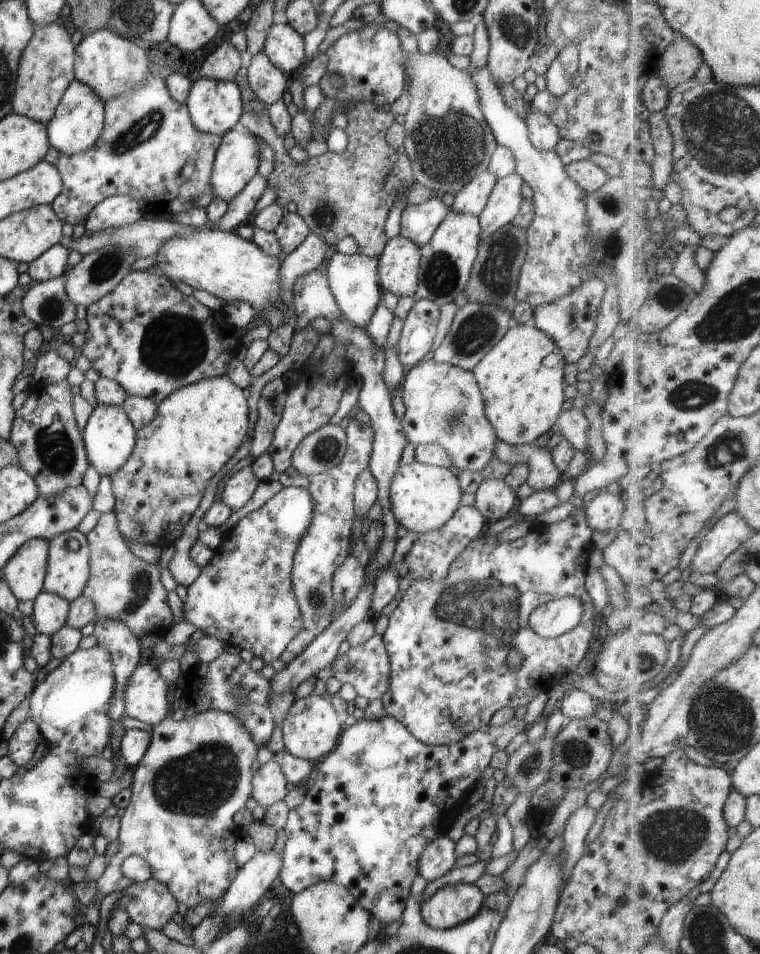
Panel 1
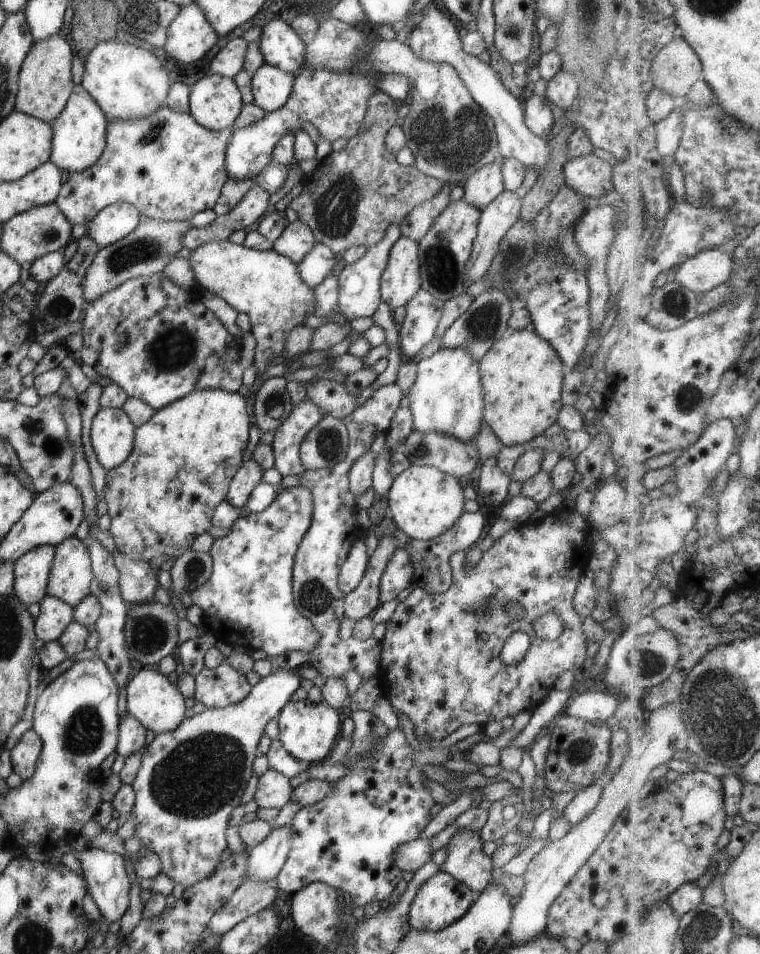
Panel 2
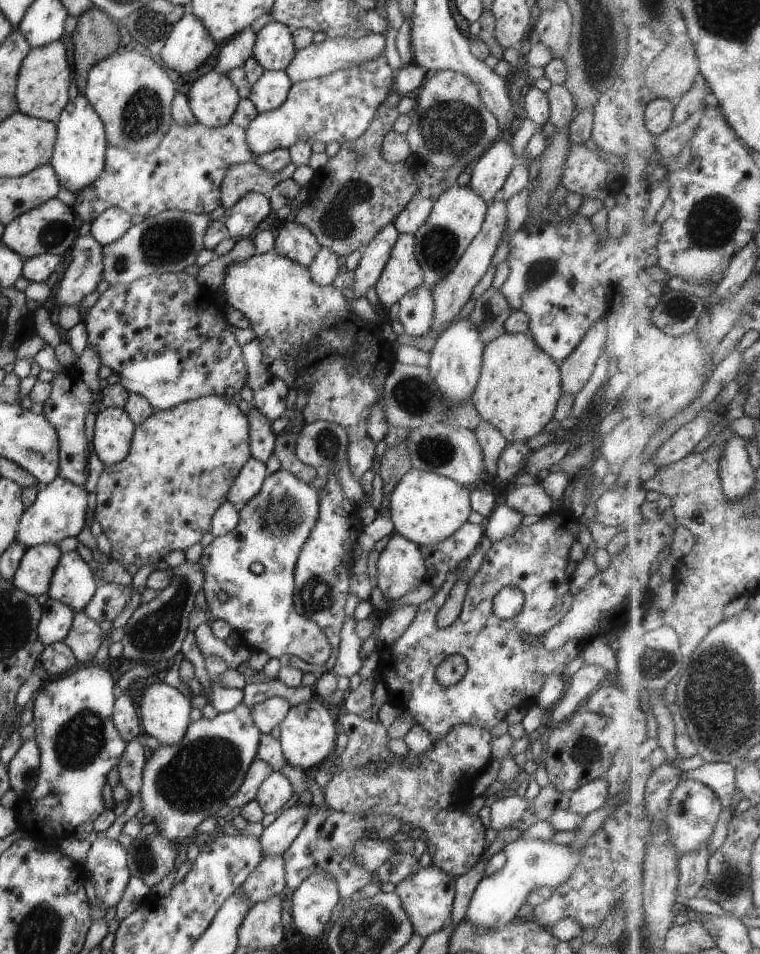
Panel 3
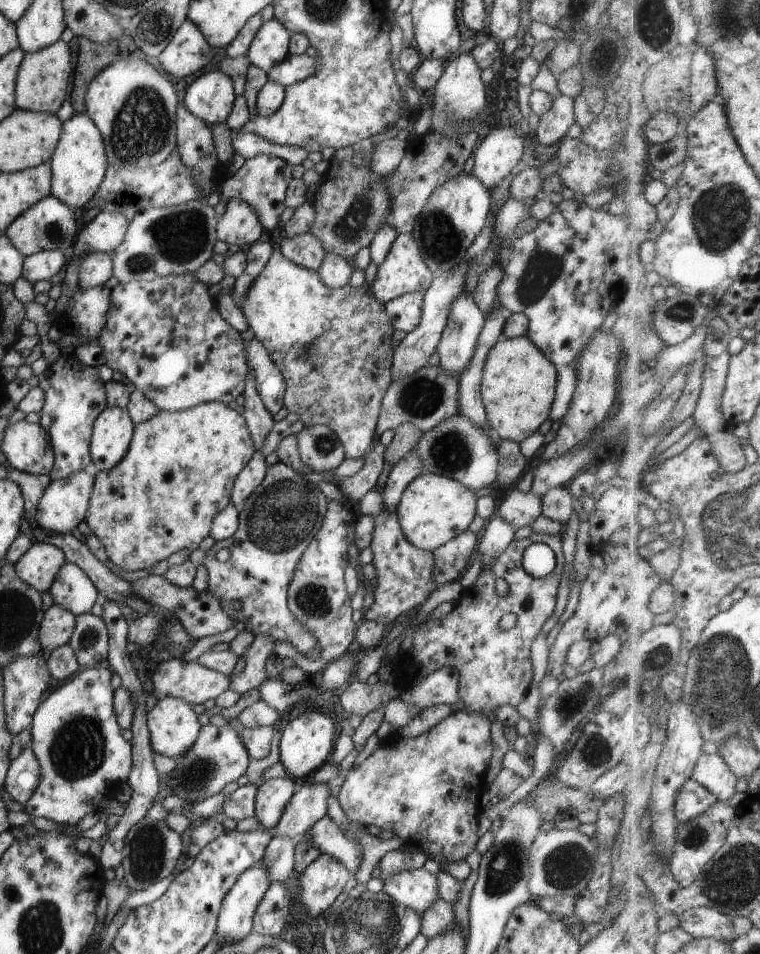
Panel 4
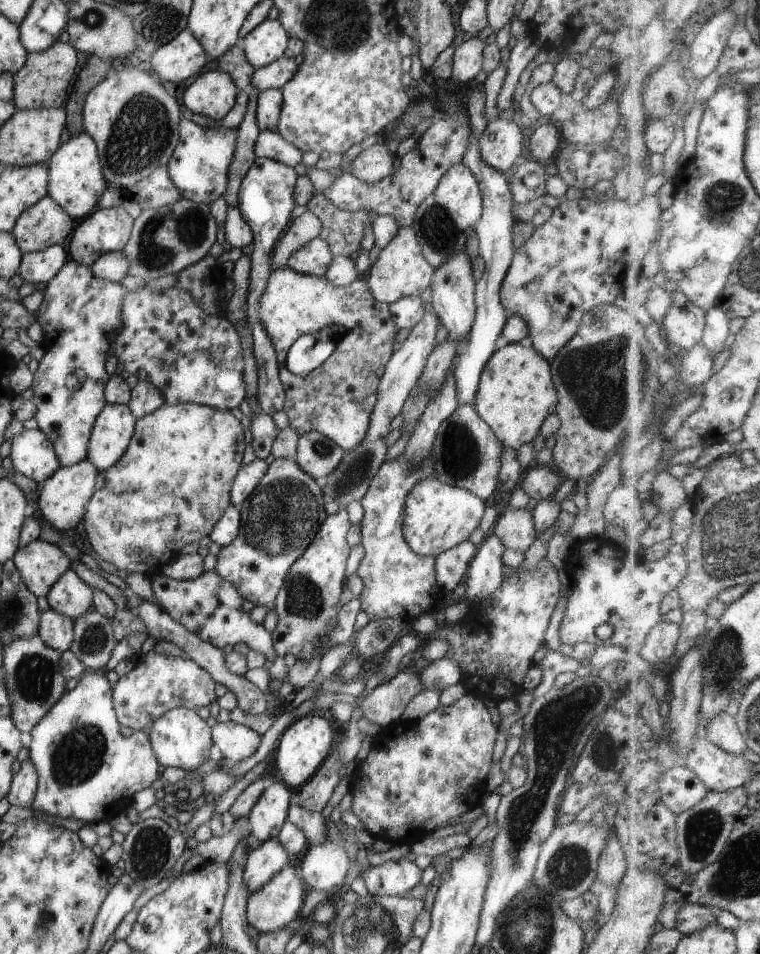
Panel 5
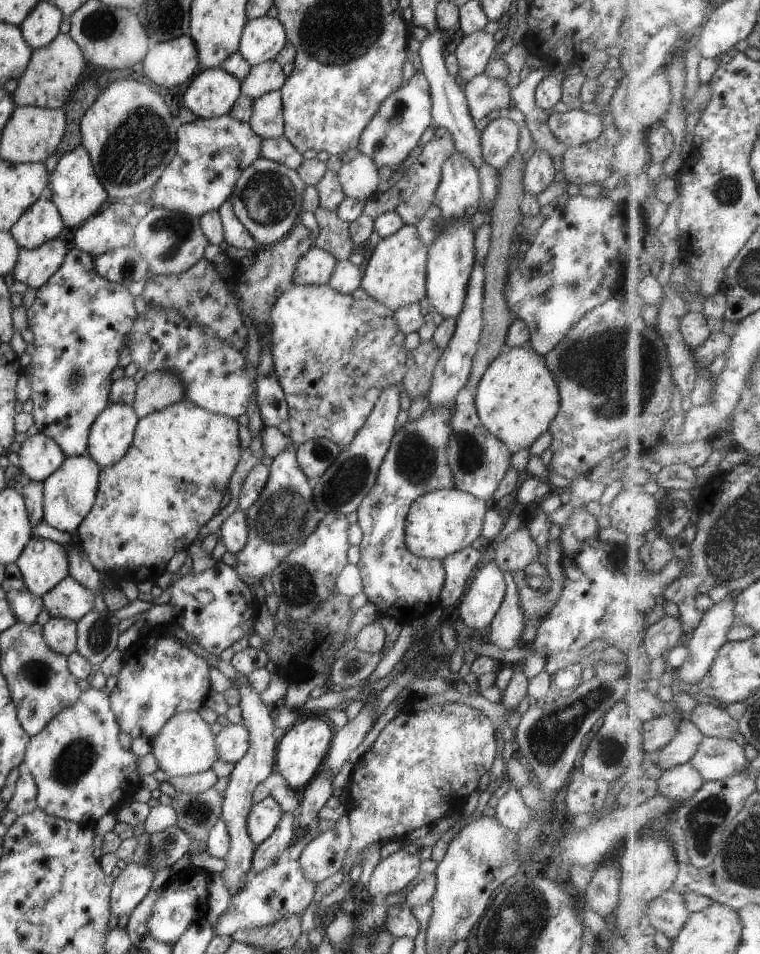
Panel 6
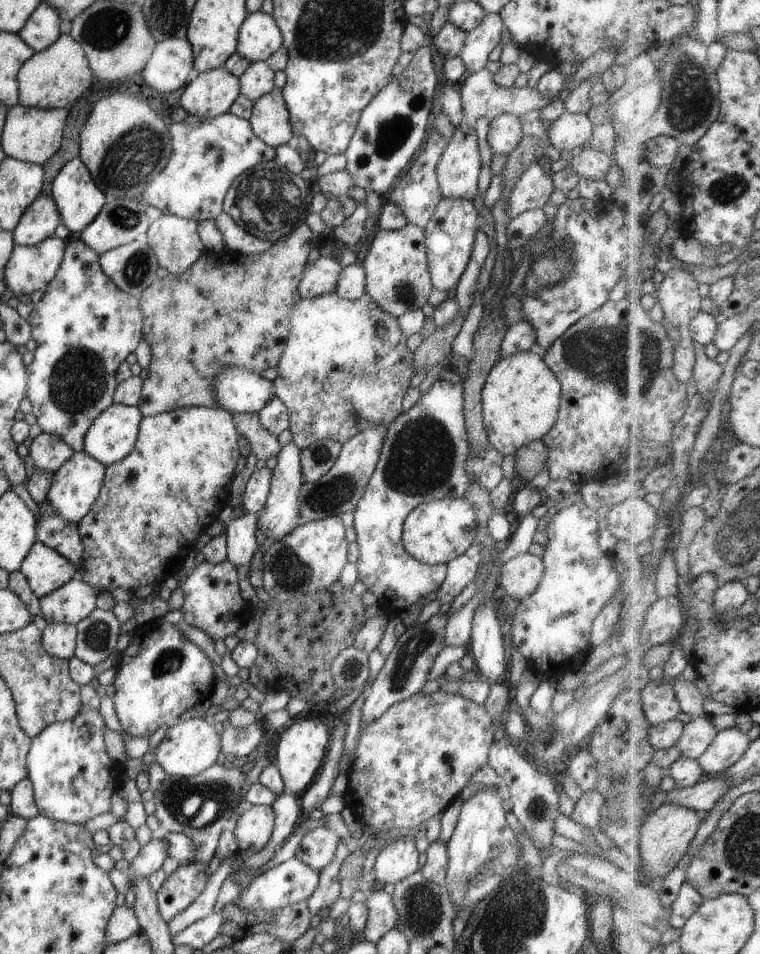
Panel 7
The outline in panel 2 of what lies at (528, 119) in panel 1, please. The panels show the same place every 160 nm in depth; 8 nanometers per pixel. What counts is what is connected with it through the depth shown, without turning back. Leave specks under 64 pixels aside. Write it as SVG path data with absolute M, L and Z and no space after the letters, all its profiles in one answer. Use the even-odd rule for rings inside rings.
M528 95L523 106L523 122L533 134L544 139L551 138L547 133L555 118L554 108L543 96Z

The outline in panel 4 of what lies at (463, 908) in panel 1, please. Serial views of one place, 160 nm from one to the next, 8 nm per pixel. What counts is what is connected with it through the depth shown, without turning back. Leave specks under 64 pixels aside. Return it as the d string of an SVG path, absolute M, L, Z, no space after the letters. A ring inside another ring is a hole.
M423 868L395 872L382 882L382 893L419 916L427 912L435 900L439 900L437 876L429 874Z

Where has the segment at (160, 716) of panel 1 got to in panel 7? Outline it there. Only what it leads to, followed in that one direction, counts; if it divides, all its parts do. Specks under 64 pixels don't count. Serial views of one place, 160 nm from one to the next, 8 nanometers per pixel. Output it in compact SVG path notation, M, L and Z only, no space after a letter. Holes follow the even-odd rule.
M209 719L177 720L167 727L163 739L155 749L154 760L165 772L165 776L191 778L215 763L220 752L220 736Z

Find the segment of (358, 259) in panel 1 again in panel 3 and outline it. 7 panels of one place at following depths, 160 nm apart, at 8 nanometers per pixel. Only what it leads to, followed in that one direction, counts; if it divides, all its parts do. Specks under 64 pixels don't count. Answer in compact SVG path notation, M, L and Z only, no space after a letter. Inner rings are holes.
M390 223L371 238L371 242L362 249L361 259L355 268L347 294L357 299L365 296L367 290L375 285L389 259L397 236L397 230Z

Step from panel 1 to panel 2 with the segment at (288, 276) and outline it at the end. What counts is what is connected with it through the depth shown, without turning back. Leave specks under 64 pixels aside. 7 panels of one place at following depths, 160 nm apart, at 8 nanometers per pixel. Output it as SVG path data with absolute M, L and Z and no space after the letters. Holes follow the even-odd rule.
M315 243L297 264L296 269L301 280L310 287L317 286L333 269L334 253L324 244Z

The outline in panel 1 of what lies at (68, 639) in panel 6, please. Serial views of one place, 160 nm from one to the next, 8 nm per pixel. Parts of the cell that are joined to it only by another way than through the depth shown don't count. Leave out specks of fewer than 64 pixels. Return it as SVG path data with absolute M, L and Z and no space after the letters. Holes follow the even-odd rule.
M43 590L32 601L32 624L37 633L50 637L64 625L70 607L69 601Z

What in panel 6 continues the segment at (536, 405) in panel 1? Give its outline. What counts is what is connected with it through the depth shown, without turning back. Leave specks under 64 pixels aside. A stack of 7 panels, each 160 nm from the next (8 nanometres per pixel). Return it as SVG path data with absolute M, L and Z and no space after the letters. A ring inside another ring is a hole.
M526 345L509 347L507 352L499 353L482 372L474 395L474 407L481 424L500 440L511 454L529 448L539 435L548 430L558 404L558 388L552 374L547 370L544 357L533 349L527 349Z

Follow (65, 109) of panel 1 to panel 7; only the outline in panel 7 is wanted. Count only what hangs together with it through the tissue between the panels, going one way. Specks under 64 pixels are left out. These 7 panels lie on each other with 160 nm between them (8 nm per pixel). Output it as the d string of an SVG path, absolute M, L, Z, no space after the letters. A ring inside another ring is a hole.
M79 156L67 160L59 171L56 173L55 178L51 184L50 196L54 201L57 213L60 217L60 223L67 229L68 232L80 232L83 228L87 227L97 215L97 212L103 207L107 198L95 186L91 180L89 170L85 168L85 164L81 162Z

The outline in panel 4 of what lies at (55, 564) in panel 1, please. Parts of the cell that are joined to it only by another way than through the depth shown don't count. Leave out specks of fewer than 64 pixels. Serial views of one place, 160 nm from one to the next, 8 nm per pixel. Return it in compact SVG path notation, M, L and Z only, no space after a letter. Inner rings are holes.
M65 562L57 570L48 593L55 605L74 616L96 609L96 589L83 570L71 562Z

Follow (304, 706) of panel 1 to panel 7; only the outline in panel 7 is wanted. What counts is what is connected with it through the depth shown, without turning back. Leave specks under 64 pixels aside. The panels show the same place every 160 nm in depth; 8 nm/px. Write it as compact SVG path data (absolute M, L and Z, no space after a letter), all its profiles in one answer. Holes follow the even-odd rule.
M319 717L299 720L283 730L275 746L275 766L281 776L285 792L299 796L313 782L326 754L330 734L331 729Z

